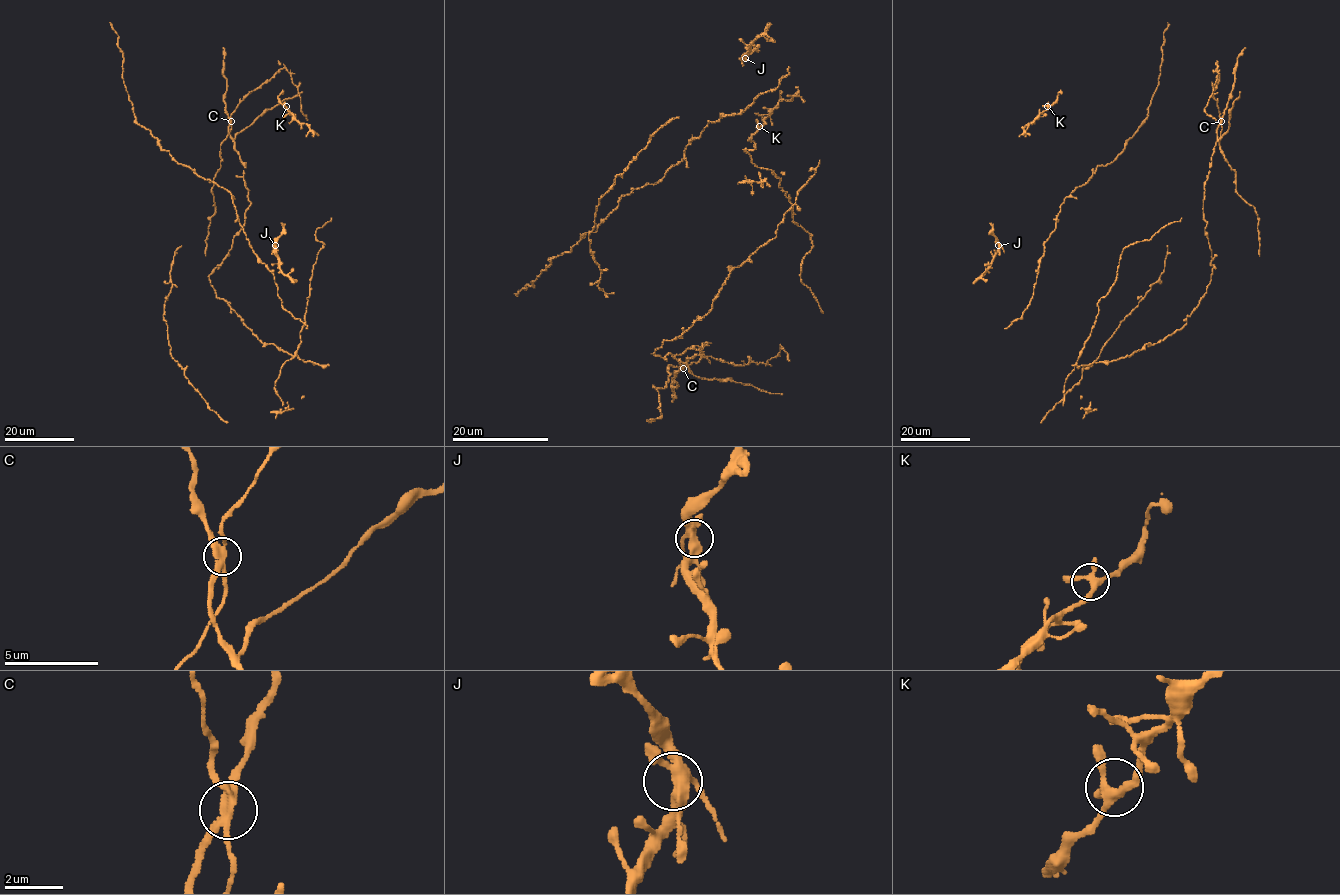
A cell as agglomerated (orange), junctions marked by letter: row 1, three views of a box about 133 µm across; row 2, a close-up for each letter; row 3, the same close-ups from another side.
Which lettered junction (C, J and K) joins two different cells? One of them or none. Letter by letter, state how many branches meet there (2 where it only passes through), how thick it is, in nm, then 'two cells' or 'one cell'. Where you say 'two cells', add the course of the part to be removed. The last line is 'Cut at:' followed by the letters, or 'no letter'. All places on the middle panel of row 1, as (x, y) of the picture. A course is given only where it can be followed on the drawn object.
C: branches 4; calibre 320 nm; two cells; course (682, 368), (668, 367), (668, 383), (663, 389), (656, 389), (661, 415), (647, 421)
J: branches 4; calibre 400 nm; one cell
K: branches 4; calibre 300 nm; one cell
Cut at: C

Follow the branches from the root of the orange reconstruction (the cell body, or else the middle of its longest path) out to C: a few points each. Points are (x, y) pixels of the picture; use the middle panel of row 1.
C: (791, 208), (776, 236), (730, 272), (711, 309), (652, 354), (680, 355), (710, 343), (680, 362), (682, 368)

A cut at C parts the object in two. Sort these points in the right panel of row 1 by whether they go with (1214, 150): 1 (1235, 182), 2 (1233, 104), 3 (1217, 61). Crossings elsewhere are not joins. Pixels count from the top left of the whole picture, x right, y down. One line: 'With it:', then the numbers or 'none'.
With it: 2

